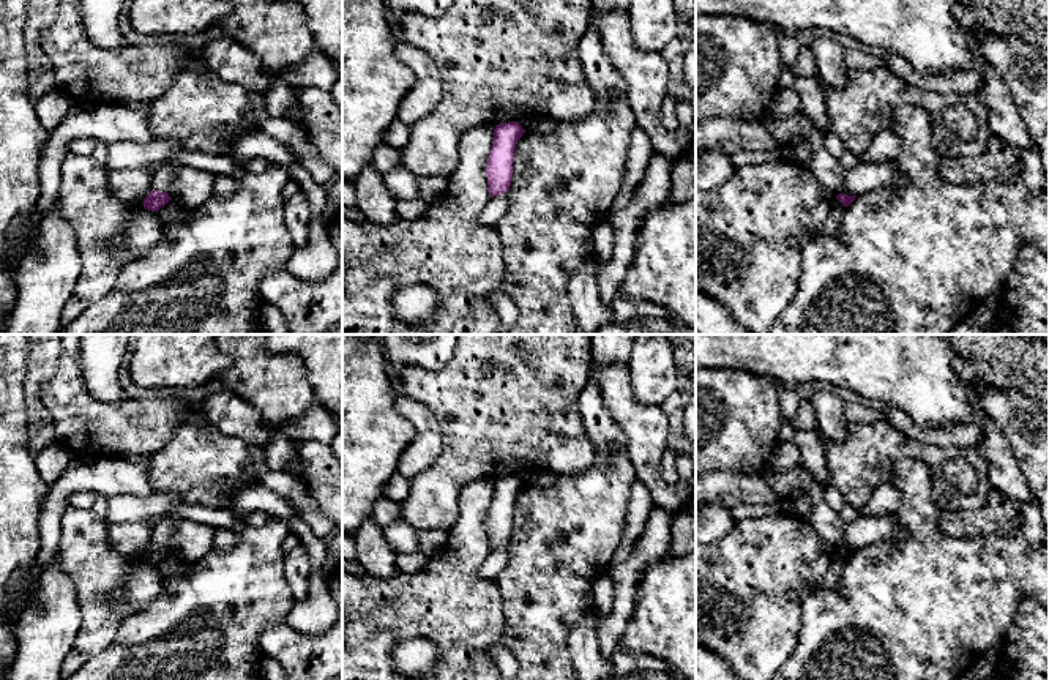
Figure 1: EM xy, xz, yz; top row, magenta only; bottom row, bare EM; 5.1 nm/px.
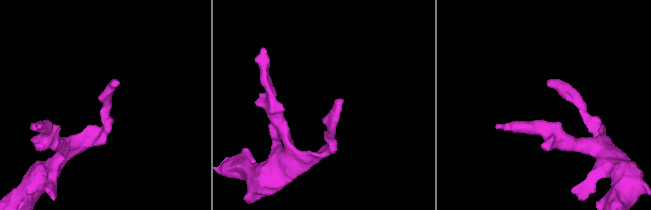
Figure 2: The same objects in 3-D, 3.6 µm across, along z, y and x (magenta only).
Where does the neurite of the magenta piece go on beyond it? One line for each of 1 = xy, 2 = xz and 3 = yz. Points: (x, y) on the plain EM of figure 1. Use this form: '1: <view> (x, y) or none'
1: none
2: none
3: none

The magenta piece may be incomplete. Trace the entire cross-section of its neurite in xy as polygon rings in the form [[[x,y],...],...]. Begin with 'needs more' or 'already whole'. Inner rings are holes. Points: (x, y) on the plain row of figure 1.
already whole | [[[151,543],[150,547],[144,552],[144,560],[151,565],[158,565],[170,554],[167,546],[159,546]]]

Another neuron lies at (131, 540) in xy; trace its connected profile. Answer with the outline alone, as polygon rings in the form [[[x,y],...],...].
[[[109,522],[107,535],[117,554],[139,559],[151,544],[151,530],[147,522]]]

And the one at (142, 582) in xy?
[[[147,562],[133,565],[115,596],[115,604],[120,612],[126,614],[126,617],[142,612],[158,596],[162,585],[164,579],[158,573],[156,565]]]

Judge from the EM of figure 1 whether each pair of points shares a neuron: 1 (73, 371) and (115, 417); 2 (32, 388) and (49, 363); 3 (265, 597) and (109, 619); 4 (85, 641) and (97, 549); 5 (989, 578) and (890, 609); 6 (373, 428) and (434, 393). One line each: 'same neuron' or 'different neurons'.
1: same neuron
2: same neuron
3: different neurons
4: same neuron
5: same neuron
6: different neurons

